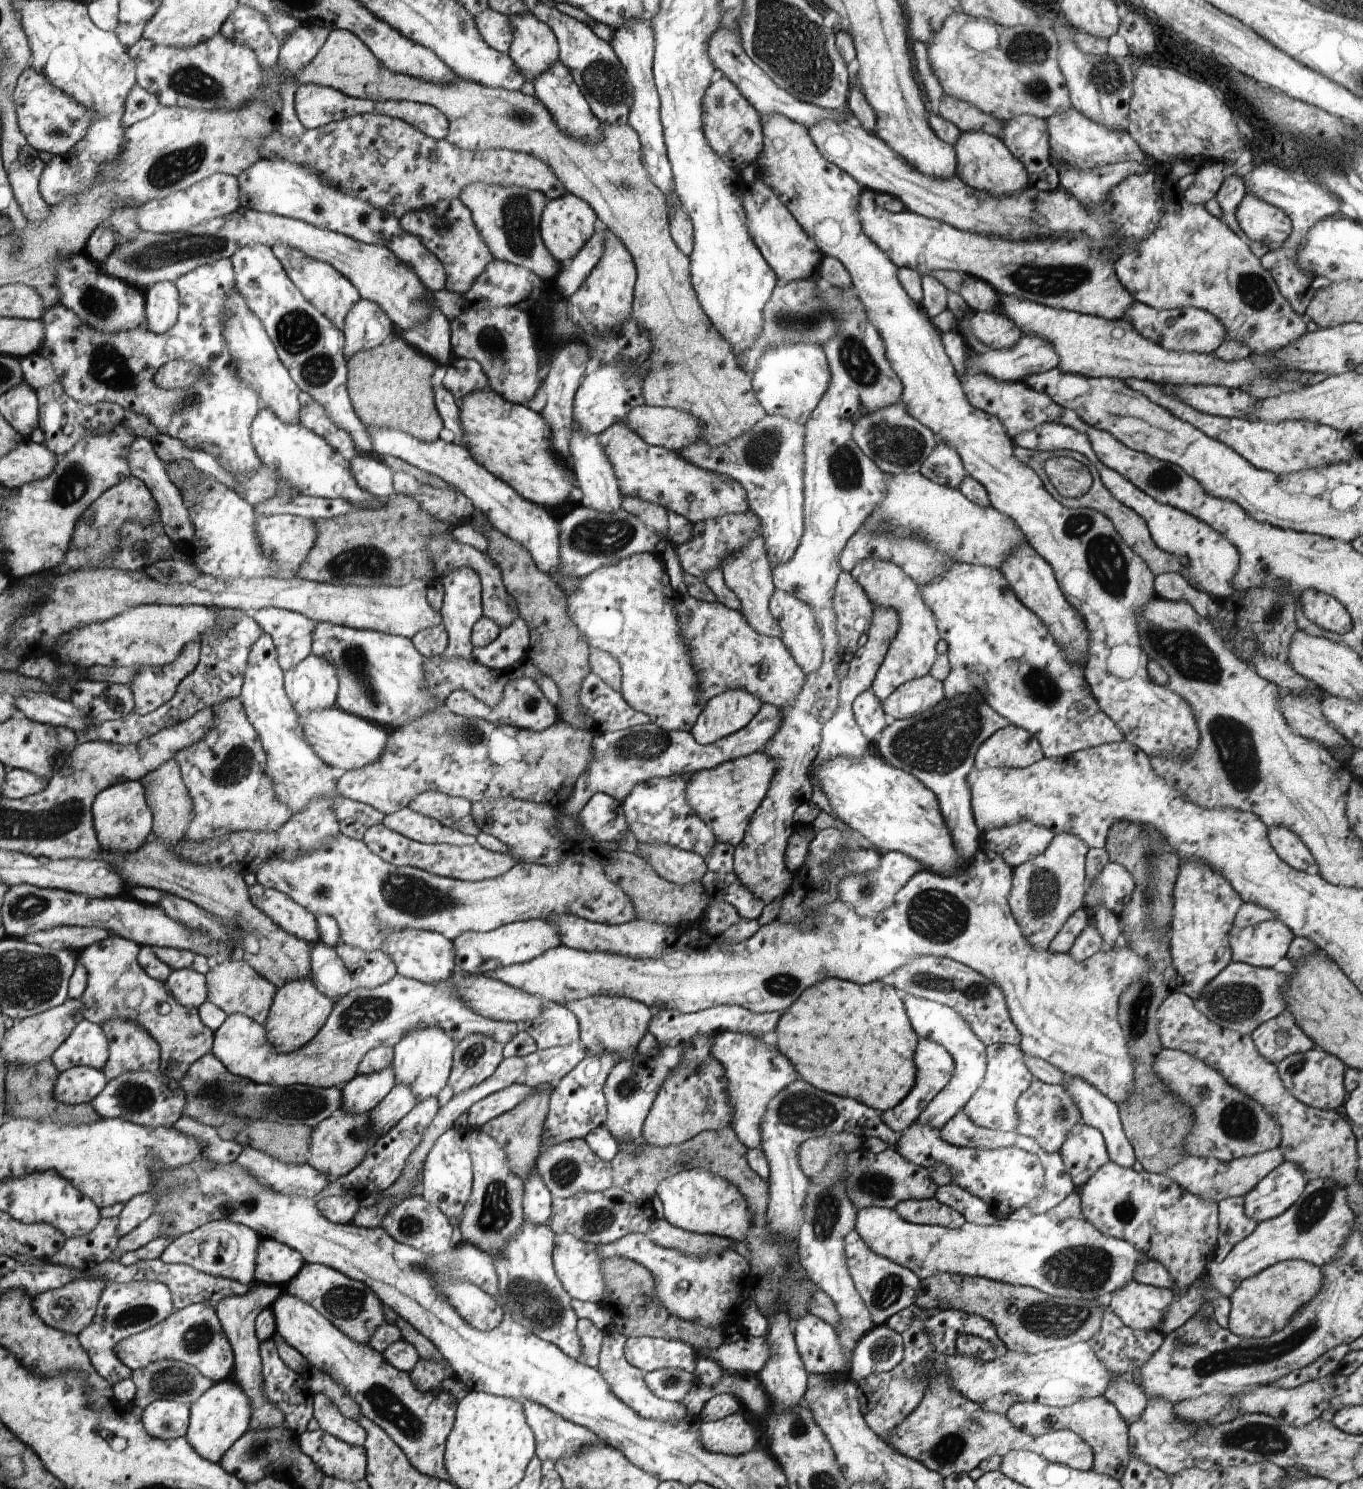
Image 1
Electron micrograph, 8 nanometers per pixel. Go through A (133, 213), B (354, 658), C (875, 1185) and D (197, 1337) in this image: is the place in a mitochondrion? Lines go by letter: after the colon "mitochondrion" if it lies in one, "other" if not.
A: other
B: mitochondrion
C: mitochondrion
D: mitochondrion

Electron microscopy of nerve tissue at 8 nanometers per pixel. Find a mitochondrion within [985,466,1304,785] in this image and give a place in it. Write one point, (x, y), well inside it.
(1103, 556)

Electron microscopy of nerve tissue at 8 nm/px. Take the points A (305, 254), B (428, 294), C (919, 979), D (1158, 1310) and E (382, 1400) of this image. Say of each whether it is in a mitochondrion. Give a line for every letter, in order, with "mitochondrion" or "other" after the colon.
A: other
B: other
C: mitochondrion
D: other
E: mitochondrion

